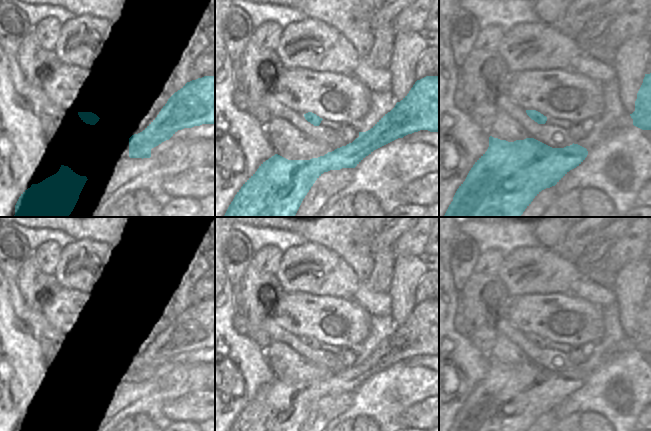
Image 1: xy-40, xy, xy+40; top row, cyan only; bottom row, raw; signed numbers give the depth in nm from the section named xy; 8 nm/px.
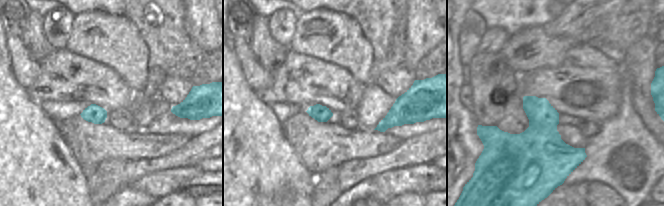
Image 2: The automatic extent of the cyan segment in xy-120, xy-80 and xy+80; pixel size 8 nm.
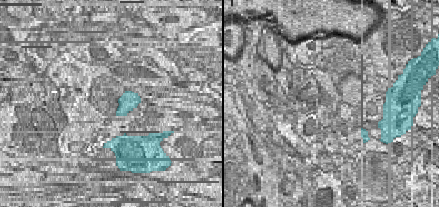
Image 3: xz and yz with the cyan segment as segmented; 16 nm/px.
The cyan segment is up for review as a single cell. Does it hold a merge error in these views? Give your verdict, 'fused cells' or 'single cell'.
single cell

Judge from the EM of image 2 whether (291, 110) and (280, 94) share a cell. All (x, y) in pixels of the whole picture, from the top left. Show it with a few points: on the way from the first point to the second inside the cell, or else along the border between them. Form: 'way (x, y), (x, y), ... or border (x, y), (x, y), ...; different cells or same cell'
border (270, 104), (276, 102), (295, 103), (307, 108); different cells

